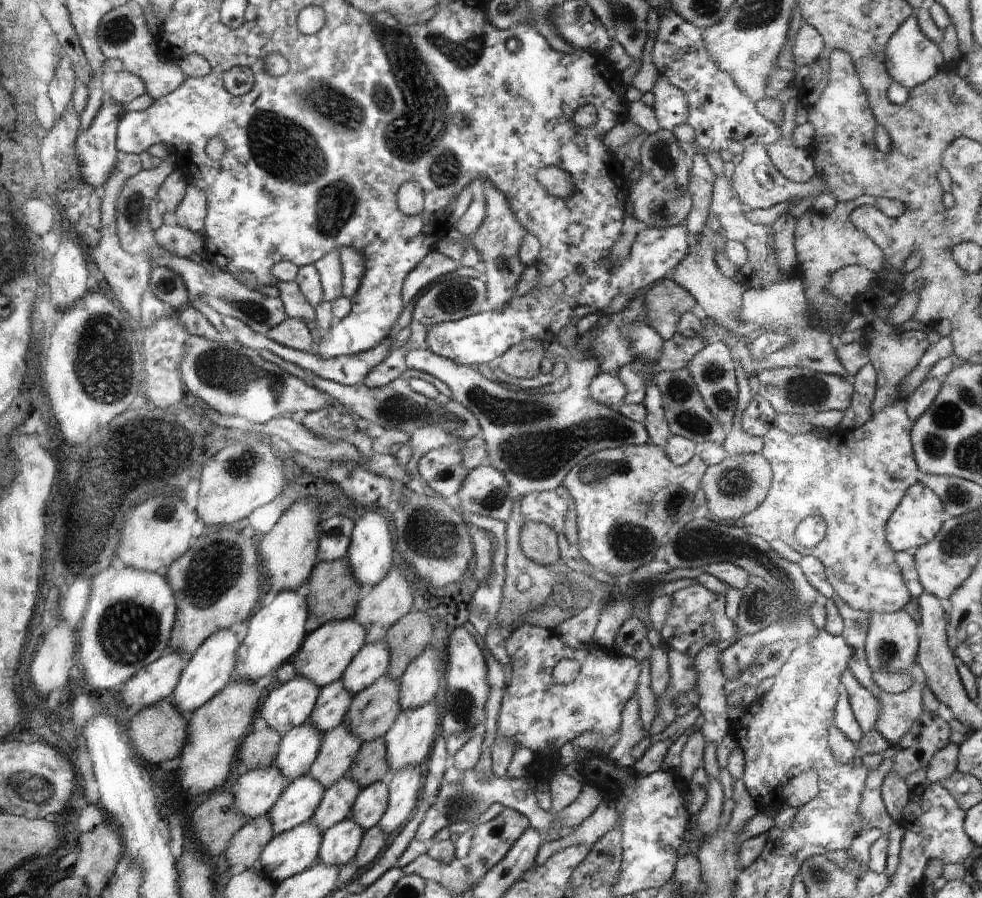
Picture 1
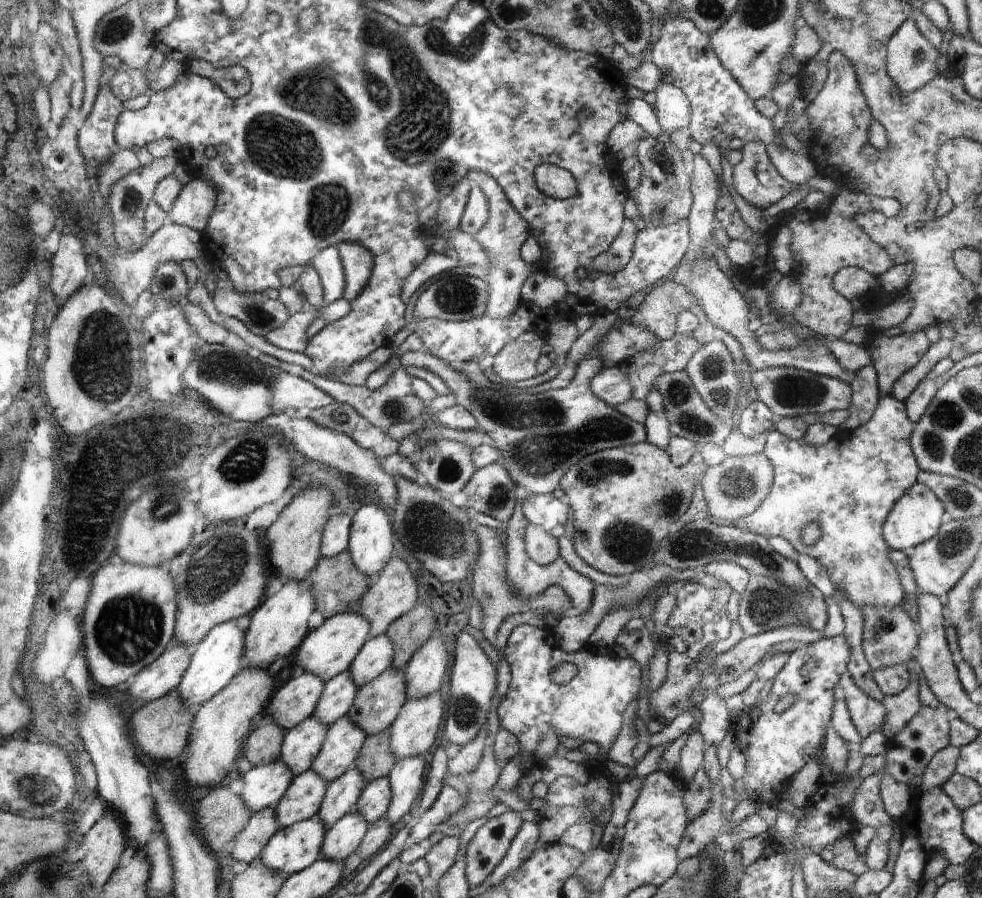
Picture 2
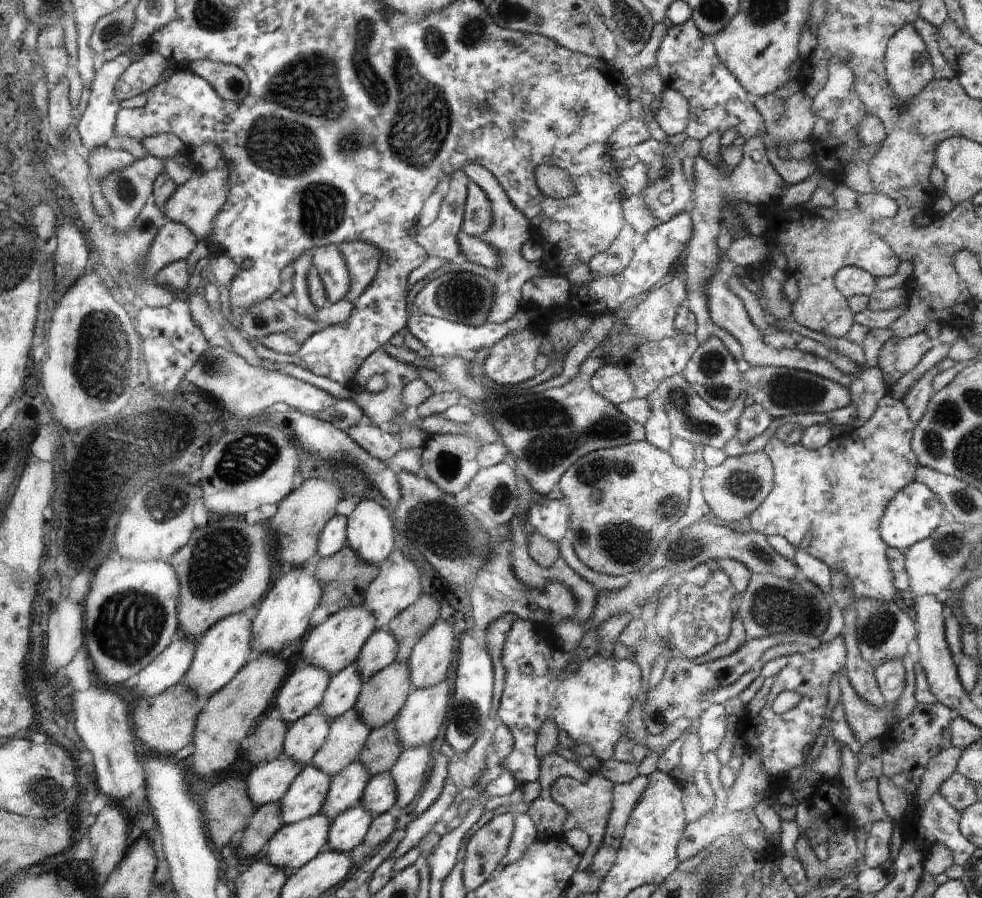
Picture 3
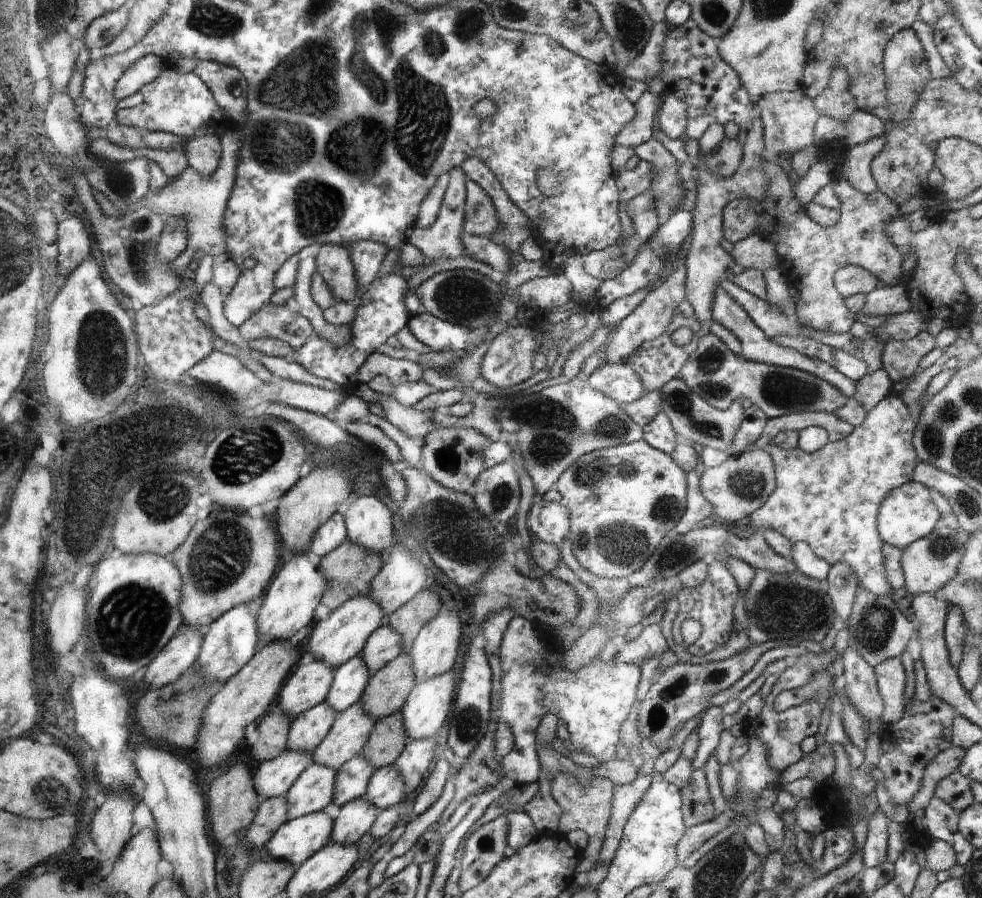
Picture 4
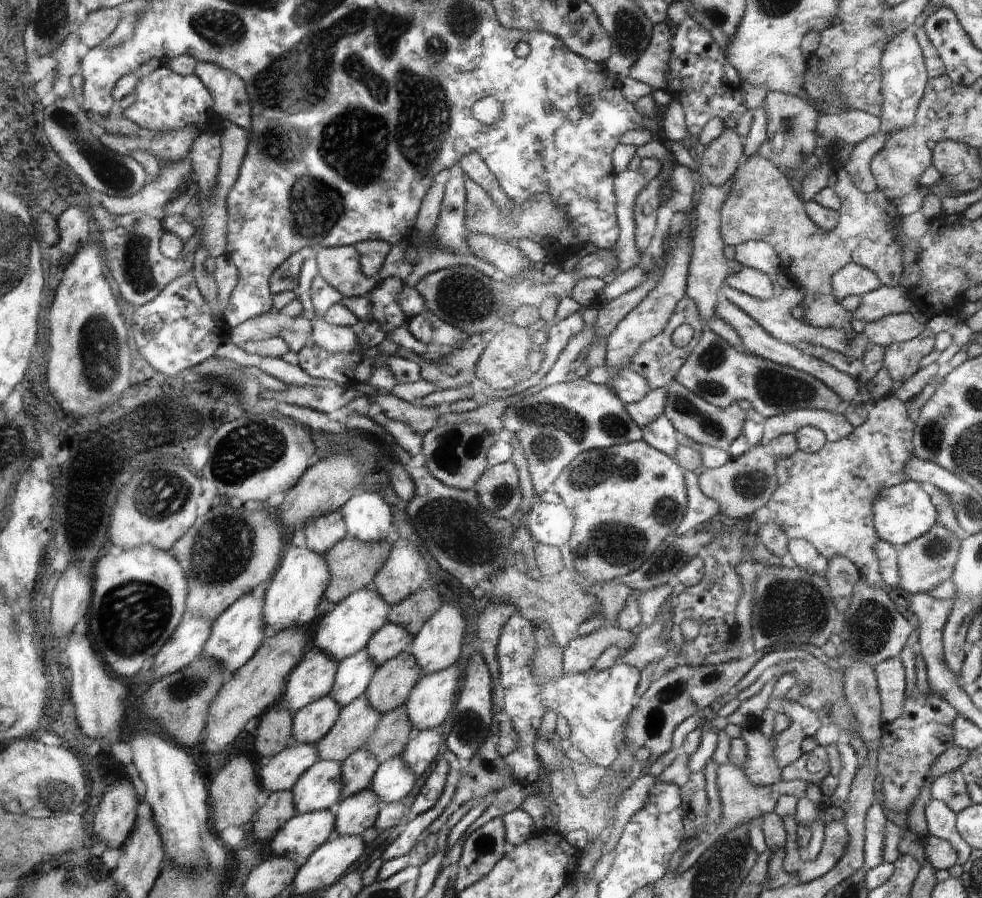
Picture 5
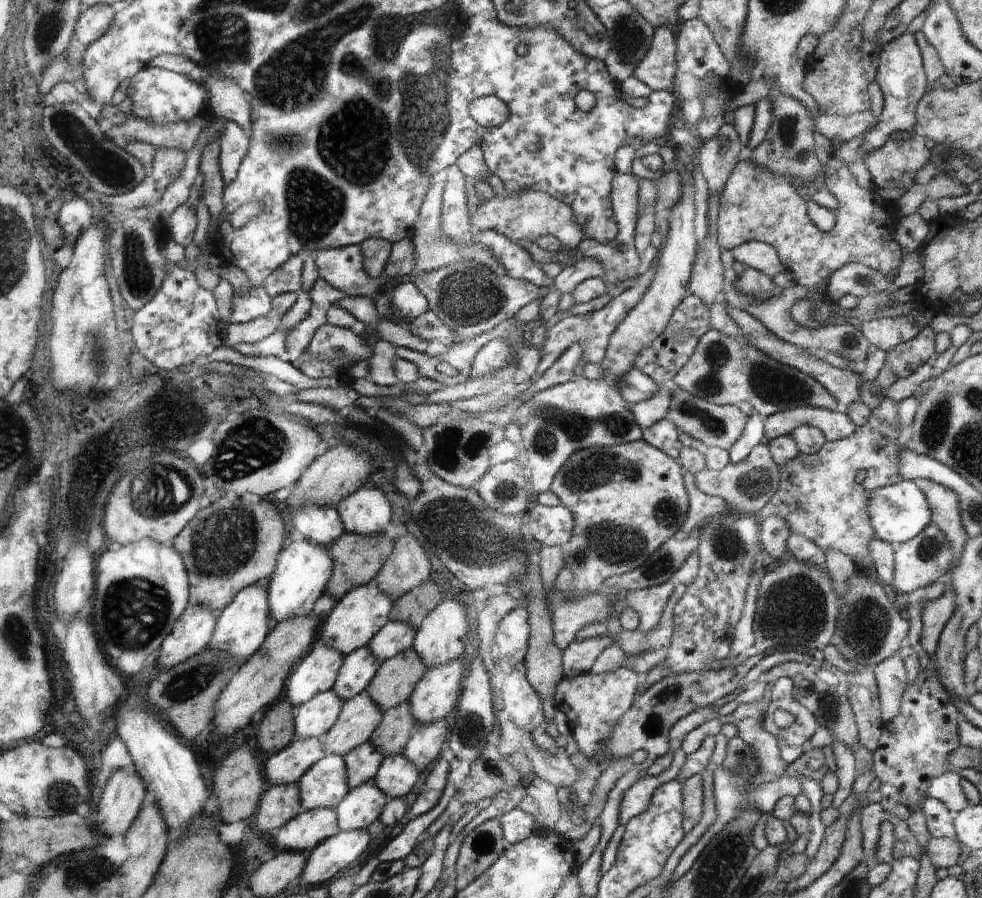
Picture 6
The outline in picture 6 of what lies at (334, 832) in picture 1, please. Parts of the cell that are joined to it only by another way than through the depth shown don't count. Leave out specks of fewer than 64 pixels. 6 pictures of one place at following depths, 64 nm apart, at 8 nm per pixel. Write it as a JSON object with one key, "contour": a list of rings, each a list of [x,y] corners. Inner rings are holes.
{"contour":[[[374,780],[349,790],[348,796],[336,806],[337,819],[340,823],[340,832],[352,832],[356,828],[366,828],[374,820],[380,818],[382,810],[390,796],[382,794]]]}

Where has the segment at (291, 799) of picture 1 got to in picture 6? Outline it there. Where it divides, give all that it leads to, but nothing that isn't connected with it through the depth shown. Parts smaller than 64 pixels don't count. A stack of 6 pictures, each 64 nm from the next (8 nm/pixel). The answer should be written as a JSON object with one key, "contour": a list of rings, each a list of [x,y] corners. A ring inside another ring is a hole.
{"contour":[[[324,756],[298,782],[302,810],[333,808],[340,804],[349,792],[345,759],[340,756]]]}

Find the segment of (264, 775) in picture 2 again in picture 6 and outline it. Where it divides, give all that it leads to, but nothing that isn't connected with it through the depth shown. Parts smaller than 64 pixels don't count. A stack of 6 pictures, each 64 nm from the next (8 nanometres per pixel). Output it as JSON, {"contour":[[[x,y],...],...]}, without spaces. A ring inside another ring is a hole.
{"contour":[[[298,737],[280,753],[272,755],[264,766],[272,786],[296,784],[322,757],[325,750],[319,738]]]}

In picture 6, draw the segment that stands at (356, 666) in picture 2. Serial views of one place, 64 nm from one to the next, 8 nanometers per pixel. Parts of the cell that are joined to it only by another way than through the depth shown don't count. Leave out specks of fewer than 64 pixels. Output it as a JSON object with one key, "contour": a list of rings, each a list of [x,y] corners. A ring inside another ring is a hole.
{"contour":[[[389,620],[369,642],[368,648],[380,662],[384,662],[412,648],[416,634],[417,631],[407,622]]]}

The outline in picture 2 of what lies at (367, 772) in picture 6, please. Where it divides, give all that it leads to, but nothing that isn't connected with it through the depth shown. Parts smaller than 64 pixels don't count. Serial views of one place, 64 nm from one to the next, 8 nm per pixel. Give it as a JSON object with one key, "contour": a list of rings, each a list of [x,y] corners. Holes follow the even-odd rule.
{"contour":[[[350,769],[329,784],[318,813],[328,829],[346,814],[358,811],[358,798],[364,792],[366,783],[358,770]]]}

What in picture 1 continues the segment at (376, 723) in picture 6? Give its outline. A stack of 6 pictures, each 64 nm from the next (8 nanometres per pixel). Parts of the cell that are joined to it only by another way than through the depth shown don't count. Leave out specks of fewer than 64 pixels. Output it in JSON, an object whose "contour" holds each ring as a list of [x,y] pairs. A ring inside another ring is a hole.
{"contour":[[[344,724],[323,734],[320,753],[308,771],[310,776],[324,790],[336,785],[352,768],[361,750],[361,744]]]}

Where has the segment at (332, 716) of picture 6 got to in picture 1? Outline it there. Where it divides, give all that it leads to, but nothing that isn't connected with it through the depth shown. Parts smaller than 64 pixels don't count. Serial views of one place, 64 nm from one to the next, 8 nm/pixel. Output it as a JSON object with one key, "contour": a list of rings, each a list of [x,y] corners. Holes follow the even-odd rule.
{"contour":[[[309,721],[281,735],[280,752],[273,764],[288,782],[304,776],[312,768],[321,750],[321,736]]]}

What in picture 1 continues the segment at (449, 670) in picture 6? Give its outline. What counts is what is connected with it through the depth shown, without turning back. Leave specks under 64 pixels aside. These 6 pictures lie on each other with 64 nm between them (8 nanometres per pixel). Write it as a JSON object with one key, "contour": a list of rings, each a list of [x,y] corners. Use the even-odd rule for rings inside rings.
{"contour":[[[434,701],[401,712],[396,724],[385,734],[386,758],[389,759],[391,773],[418,768],[428,756],[438,730],[438,708]]]}

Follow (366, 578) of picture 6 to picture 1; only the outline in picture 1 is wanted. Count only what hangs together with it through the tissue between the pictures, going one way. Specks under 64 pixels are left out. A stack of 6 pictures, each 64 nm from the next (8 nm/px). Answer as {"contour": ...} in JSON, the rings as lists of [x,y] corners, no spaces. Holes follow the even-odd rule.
{"contour":[[[348,556],[333,561],[318,560],[304,589],[306,604],[310,606],[310,612],[312,612],[310,619],[316,618],[321,625],[328,621],[352,618],[357,613],[358,602],[364,591],[365,588],[354,576]]]}

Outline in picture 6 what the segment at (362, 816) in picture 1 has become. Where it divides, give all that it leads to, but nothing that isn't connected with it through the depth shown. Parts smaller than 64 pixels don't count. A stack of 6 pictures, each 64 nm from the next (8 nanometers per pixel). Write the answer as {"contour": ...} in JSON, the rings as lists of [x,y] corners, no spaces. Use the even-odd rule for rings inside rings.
{"contour":[[[384,756],[377,776],[374,778],[376,786],[382,794],[391,799],[405,797],[414,784],[418,782],[418,770],[406,756]]]}

